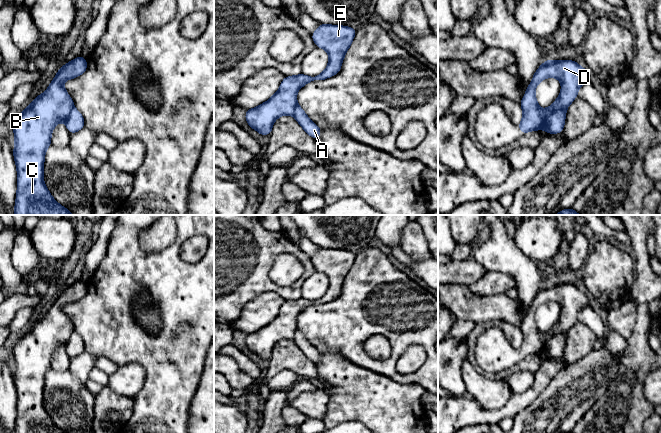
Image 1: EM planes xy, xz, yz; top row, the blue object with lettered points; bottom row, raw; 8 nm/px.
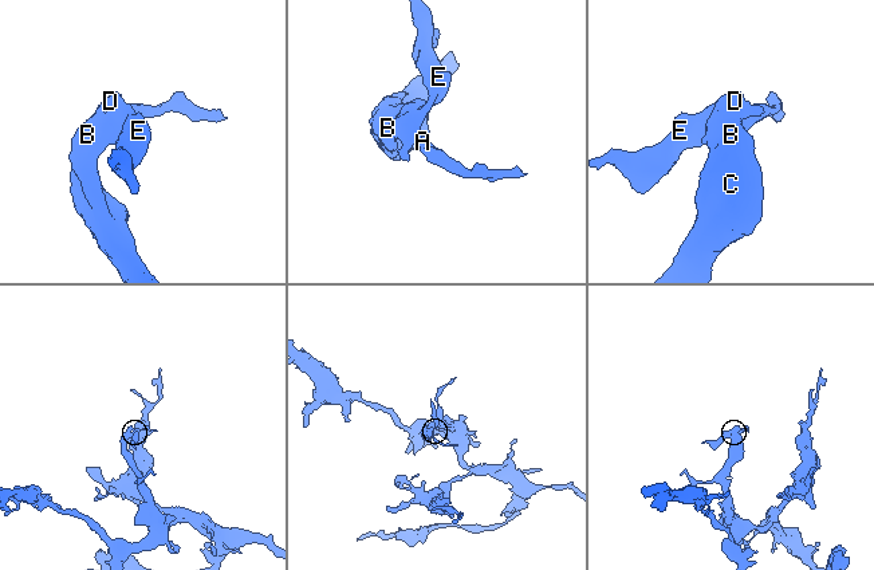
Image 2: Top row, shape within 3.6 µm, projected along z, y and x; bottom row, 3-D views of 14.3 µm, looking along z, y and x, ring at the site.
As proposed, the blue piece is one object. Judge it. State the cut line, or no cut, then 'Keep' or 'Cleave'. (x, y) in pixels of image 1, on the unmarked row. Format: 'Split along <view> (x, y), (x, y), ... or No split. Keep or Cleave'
Split along yz (566, 330), (557, 333), (547, 343), (544, 352). Cleave

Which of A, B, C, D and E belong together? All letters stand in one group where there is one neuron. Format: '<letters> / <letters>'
A / B C D E

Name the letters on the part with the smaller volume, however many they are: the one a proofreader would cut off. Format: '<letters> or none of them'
A

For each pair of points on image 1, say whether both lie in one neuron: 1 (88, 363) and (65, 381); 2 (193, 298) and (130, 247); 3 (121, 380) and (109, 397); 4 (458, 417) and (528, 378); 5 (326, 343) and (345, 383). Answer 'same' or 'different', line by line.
1: different
2: same
3: different
4: different
5: different

